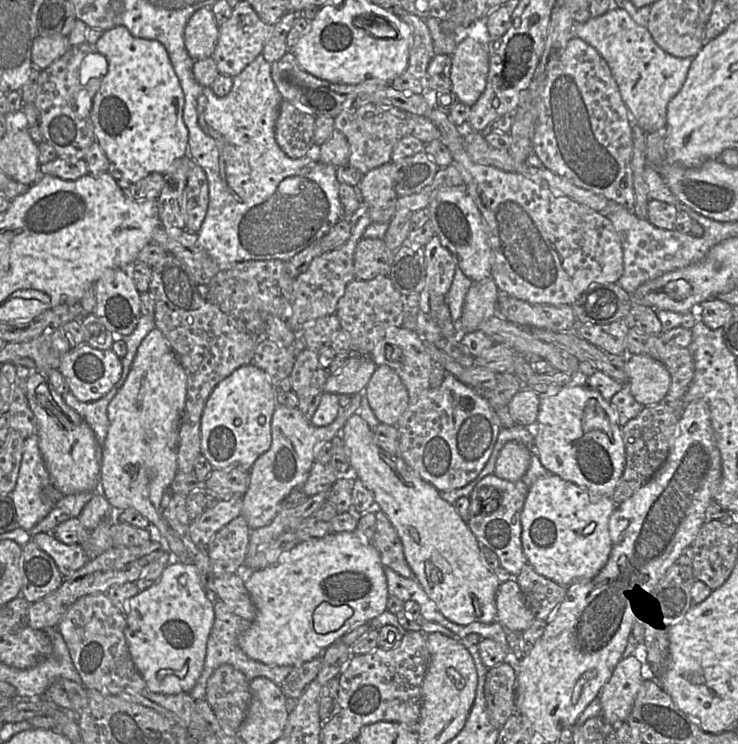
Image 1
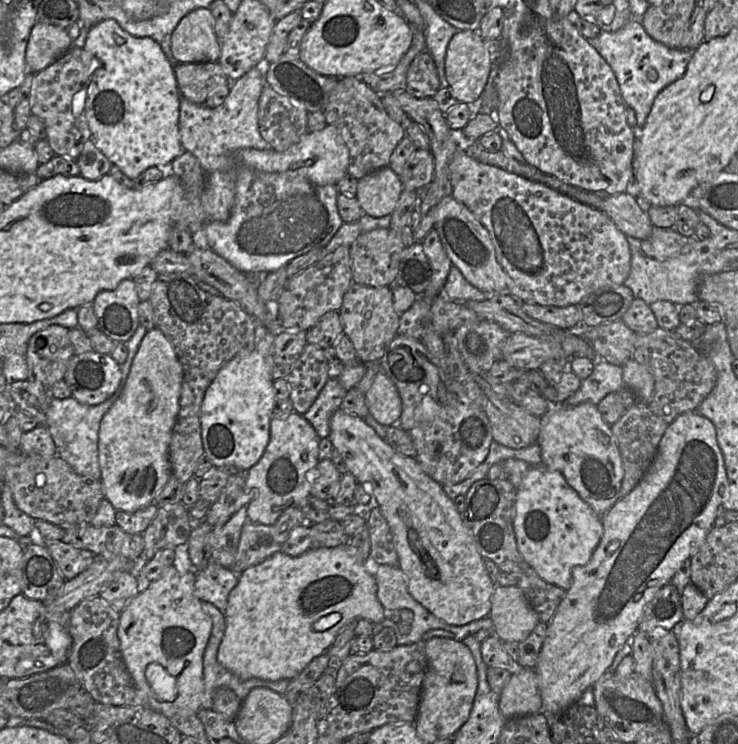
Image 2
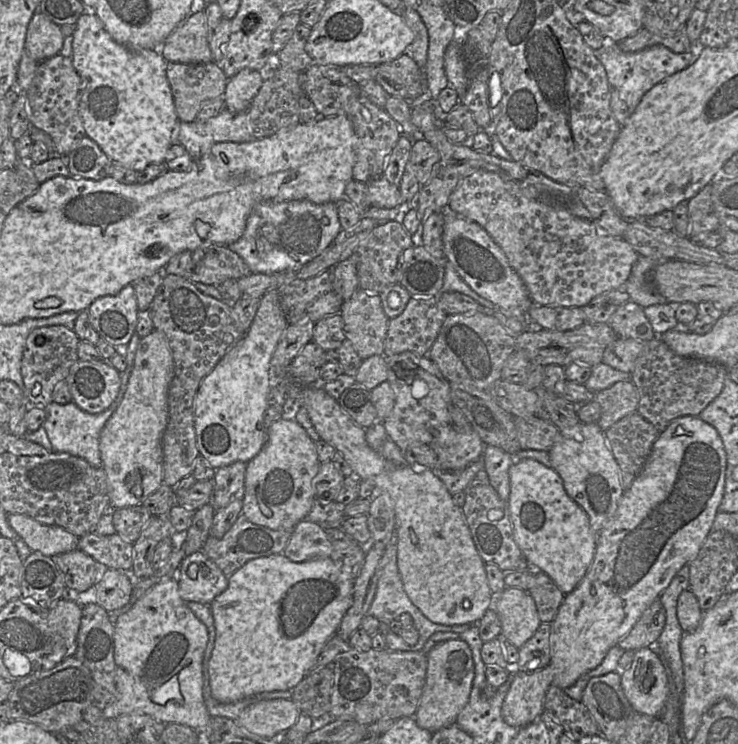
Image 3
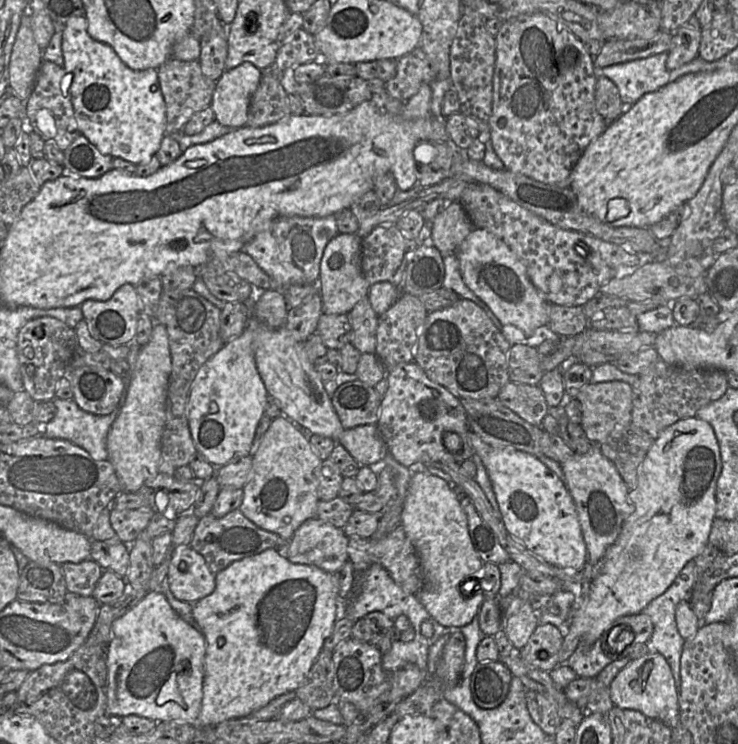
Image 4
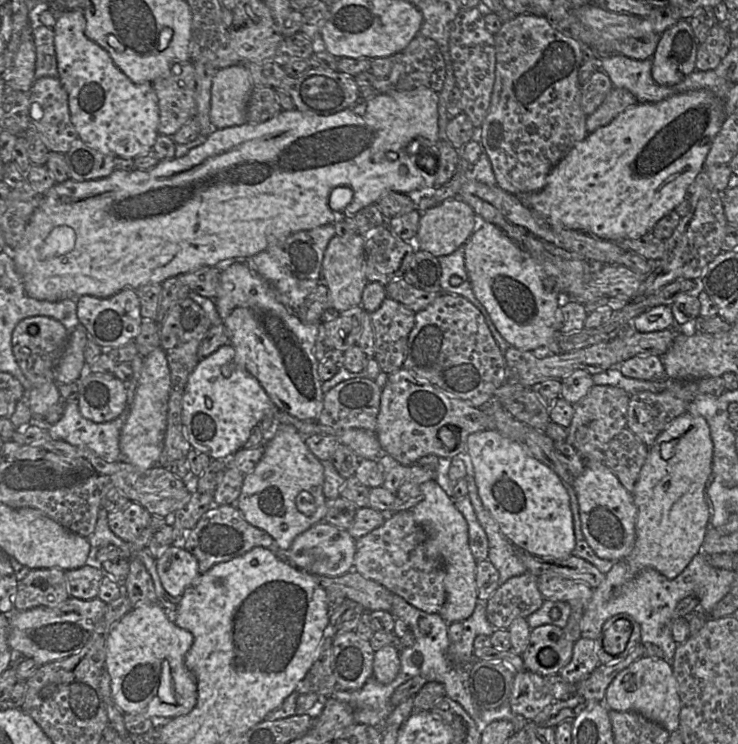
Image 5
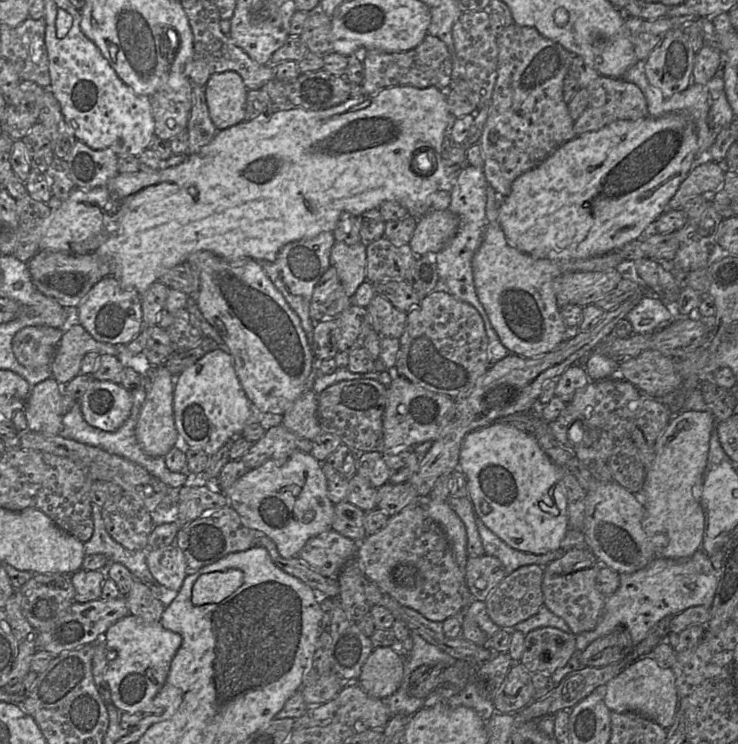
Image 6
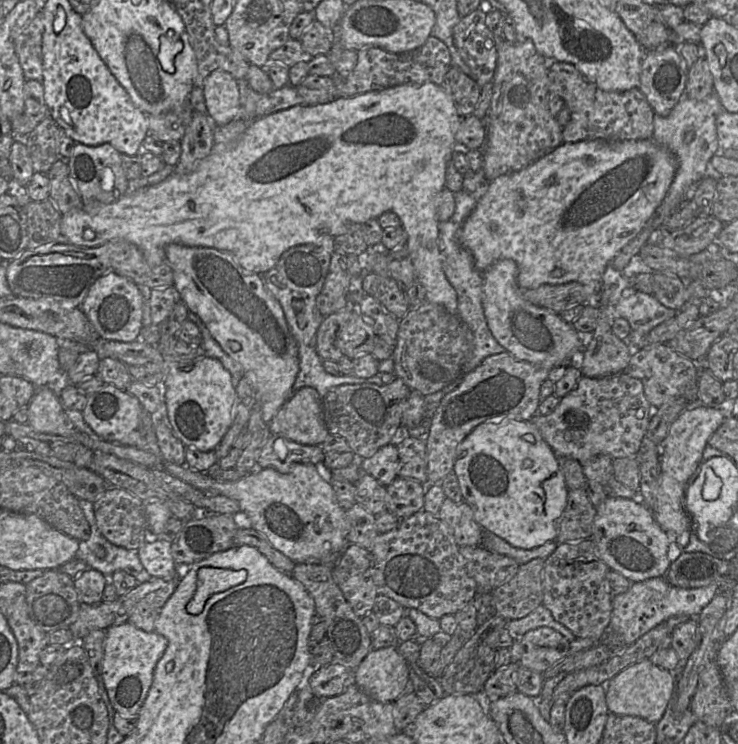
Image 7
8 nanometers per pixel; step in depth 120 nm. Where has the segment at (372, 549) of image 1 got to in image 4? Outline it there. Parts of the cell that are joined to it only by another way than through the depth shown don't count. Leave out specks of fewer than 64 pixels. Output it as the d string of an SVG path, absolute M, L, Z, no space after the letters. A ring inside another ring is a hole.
M276 549L232 562L215 575L215 584L215 590L195 602L192 608L206 640L199 727L247 717L276 697L298 689L306 681L336 620L345 618L347 607L347 600L339 597L333 573L313 565L292 563Z

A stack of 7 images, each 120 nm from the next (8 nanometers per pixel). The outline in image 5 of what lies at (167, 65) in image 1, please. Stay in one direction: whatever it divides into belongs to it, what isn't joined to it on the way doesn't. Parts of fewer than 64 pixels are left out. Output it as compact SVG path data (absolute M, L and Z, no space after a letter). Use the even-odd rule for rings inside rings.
M79 11L58 15L54 31L54 47L57 59L58 78L68 94L70 119L78 138L87 146L102 154L134 160L151 152L158 137L159 108L153 83L132 82L114 63L109 53L84 33L86 20Z

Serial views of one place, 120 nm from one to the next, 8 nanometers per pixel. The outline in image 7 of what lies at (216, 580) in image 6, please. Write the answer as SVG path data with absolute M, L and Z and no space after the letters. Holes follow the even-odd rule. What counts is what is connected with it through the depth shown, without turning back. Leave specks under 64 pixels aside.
M202 567L197 572L197 588L194 596L186 605L187 612L192 615L199 614L212 595L242 584L246 578L247 572L244 569Z

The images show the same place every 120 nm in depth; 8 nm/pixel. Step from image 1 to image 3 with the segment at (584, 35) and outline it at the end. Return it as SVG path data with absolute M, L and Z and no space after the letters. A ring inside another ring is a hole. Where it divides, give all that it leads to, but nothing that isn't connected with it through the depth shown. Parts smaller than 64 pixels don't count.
M607 41L606 45L596 52L611 87L619 92L632 113L650 89L693 64L699 55L698 49L699 41L691 51L685 53L675 53L663 45L654 45L638 52L624 52L617 43Z

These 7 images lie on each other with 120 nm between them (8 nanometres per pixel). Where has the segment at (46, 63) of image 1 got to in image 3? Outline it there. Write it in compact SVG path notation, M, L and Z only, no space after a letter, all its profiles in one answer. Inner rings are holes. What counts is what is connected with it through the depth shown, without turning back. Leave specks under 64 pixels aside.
M37 10L29 22L25 50L38 63L60 54L64 36L61 26Z

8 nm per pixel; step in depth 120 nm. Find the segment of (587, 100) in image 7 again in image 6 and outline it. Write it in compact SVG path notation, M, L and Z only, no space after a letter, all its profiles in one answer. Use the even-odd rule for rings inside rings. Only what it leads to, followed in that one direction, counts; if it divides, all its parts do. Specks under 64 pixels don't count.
M580 56L573 57L568 77L576 79L579 89L585 88L589 92L588 105L574 122L573 128L576 136L597 131L618 120L636 121L649 116L646 98L638 86L625 81L623 78L610 78L600 75Z

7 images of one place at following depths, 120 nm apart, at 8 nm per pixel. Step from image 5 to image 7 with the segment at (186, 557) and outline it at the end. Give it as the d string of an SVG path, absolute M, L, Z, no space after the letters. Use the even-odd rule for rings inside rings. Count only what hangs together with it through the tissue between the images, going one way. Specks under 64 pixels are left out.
M150 538L138 548L140 561L152 577L165 580L176 577L181 579L191 566L175 562L171 553L171 543L159 538Z

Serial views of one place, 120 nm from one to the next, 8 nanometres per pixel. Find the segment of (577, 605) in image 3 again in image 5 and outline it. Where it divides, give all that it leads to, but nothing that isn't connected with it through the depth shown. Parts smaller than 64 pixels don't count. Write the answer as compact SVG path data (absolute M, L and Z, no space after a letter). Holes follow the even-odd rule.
M685 413L675 418L656 438L655 443L649 448L648 455L643 465L638 480L636 482L633 497L637 511L635 531L636 541L635 546L630 555L625 559L632 573L638 573L645 568L652 568L668 579L676 578L691 562L693 557L701 552L701 546L708 530L708 520L710 515L709 506L705 500L707 494L706 482L712 473L713 459L713 442L710 433L710 427L706 419L702 416L694 416L690 413Z

